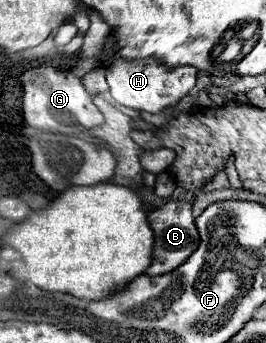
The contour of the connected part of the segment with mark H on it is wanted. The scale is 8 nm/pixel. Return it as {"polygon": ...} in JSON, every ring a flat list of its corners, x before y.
{"polygon":[[115,60,113,66,107,68,107,84,111,88,111,96,115,102,141,110,141,112,153,112,159,114,167,108,177,106,177,102,187,96,193,88,195,88,195,76,197,70,195,68,169,68,167,64,157,64,157,60]]}

